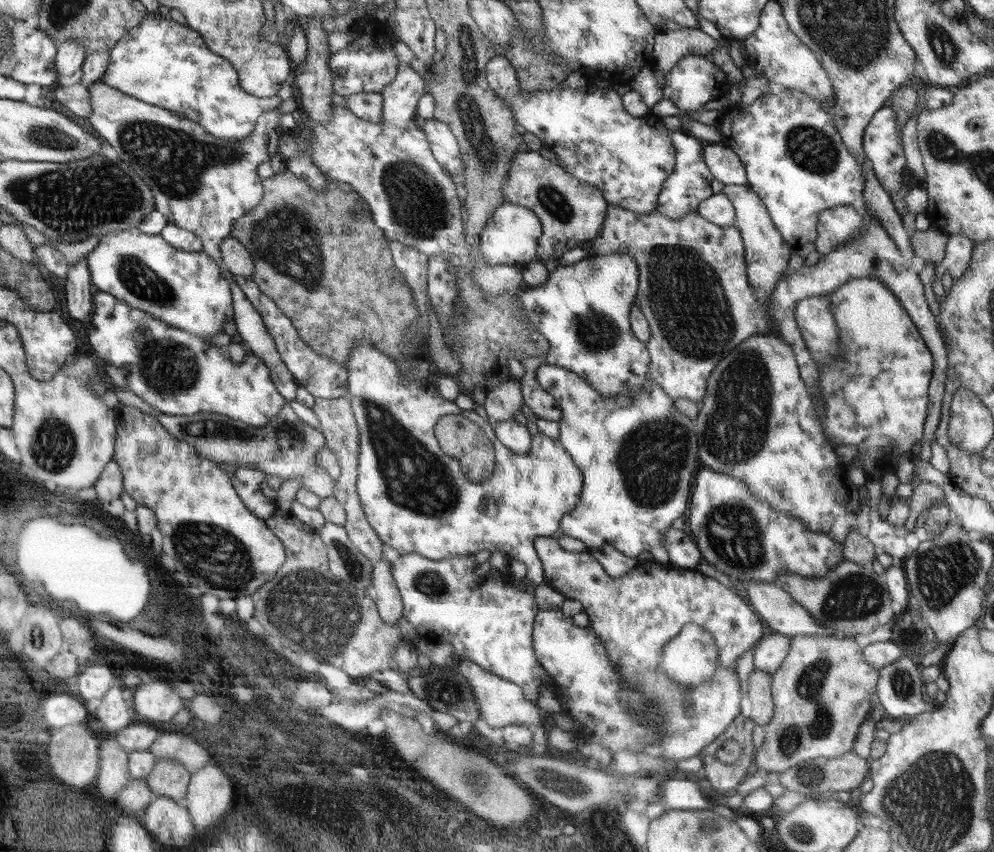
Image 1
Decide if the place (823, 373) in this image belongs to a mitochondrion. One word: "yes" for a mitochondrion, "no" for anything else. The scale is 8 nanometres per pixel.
no

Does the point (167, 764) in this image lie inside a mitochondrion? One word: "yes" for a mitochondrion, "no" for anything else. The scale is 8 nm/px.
no

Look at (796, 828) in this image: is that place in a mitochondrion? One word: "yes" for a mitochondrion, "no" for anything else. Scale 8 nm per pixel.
yes

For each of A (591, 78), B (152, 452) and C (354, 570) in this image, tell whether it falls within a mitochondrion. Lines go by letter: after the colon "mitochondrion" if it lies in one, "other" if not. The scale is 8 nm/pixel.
A: other
B: other
C: mitochondrion

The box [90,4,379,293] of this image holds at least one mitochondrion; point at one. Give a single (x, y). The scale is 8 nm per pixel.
(175, 160)

